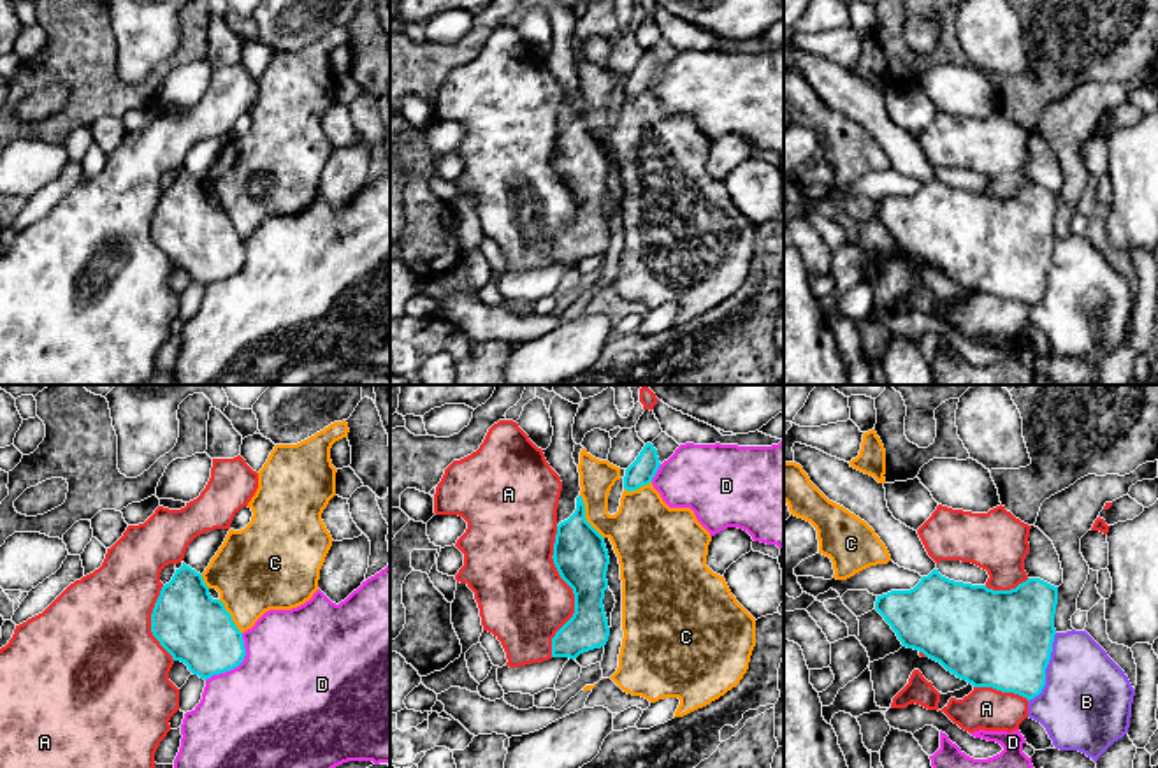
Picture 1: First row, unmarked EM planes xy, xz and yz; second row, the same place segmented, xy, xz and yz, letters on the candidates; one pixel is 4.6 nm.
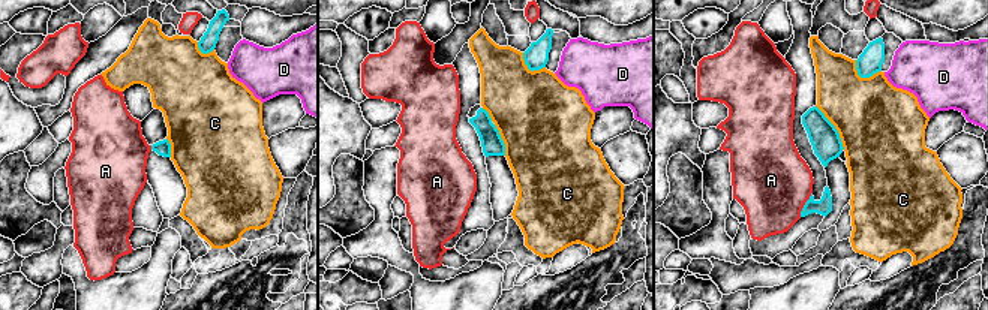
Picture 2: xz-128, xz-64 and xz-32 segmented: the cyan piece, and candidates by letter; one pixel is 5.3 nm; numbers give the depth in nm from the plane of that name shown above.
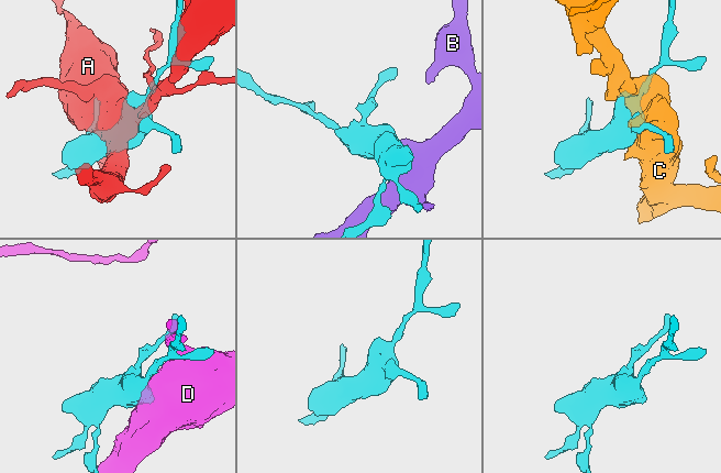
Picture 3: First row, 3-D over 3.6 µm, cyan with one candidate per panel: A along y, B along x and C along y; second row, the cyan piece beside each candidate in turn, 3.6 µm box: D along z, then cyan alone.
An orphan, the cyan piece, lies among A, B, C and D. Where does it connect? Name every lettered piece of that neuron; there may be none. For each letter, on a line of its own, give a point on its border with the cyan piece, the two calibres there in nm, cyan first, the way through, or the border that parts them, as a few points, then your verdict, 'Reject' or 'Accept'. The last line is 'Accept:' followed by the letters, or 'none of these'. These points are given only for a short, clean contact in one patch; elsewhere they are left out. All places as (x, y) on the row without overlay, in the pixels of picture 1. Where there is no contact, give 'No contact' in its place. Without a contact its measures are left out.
A: Touches cyan at xz (573, 197). Thickness 240 nm (cyan) against 400 nm. Reject
B: Touches cyan at yz (1046, 273). Thickness 440 nm (cyan) against 420 nm. Reject
C: Touches cyan at xz (584, 123). Thickness 240 nm (cyan) against 260 nm. Reject
D: Touches cyan at xy (238, 271). Thickness 320 nm (cyan) against 500 nm. Reject
Accept: none of these

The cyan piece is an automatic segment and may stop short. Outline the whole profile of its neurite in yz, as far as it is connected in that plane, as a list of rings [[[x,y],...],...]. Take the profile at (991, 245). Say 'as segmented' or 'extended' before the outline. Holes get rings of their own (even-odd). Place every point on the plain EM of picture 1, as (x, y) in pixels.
extended; [[[794,49],[793,58],[794,69],[803,74],[810,88],[829,107],[843,112],[875,137],[894,170],[923,183],[914,195],[891,197],[877,202],[875,207],[875,216],[891,232],[903,253],[923,258],[973,293],[1014,299],[1028,308],[1042,299],[1056,241],[1058,193],[1040,185],[1028,185],[1016,195],[993,197],[986,192],[942,183],[917,137],[896,127],[889,118],[884,90],[817,54]]]

